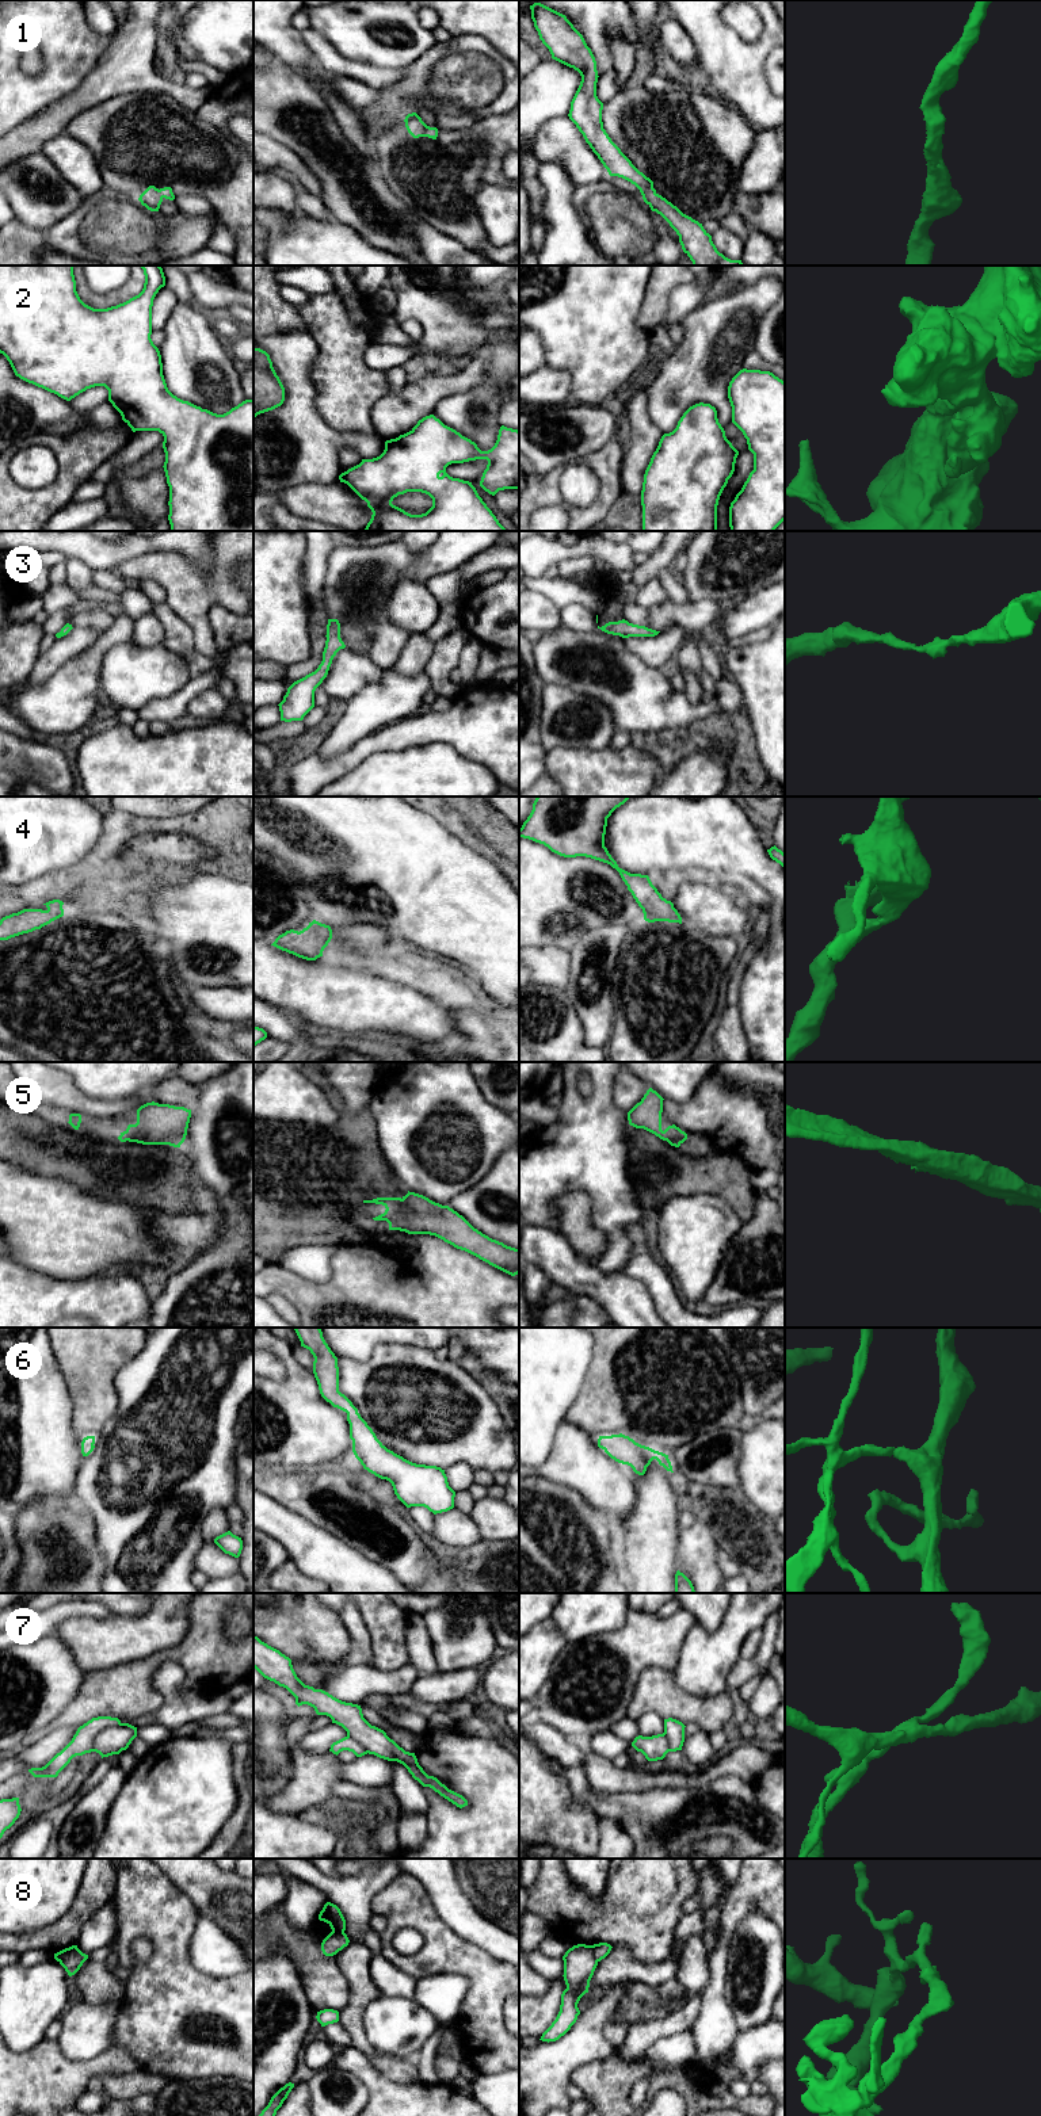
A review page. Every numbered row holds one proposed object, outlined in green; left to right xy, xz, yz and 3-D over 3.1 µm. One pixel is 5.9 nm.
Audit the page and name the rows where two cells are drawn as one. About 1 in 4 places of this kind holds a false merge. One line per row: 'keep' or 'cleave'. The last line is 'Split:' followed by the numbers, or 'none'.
1: keep
2: keep
3: keep
4: keep
5: keep
6: keep
7: cleave
8: cleave
Split: 7, 8

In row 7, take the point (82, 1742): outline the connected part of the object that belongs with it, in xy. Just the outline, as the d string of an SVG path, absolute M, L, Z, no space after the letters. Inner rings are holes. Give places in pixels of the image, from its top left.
M92 1718L77 1729L72 1741L60 1753L57 1753L45 1766L31 1768L28 1769L28 1772L34 1777L57 1777L58 1773L70 1762L73 1757L92 1752L94 1741L100 1731L118 1724L121 1724L121 1720L118 1718Z

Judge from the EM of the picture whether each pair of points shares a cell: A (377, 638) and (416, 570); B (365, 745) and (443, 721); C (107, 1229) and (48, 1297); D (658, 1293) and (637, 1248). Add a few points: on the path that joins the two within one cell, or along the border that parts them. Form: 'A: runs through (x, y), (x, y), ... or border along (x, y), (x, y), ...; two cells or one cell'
A: runs through (377, 617), (377, 591), (395, 573); one cell
B: runs through (384, 740), (424, 729); one cell
C: border along (33, 1271), (65, 1279), (95, 1276); two cells
D: runs through (658, 1282), (641, 1264), (641, 1259); one cell

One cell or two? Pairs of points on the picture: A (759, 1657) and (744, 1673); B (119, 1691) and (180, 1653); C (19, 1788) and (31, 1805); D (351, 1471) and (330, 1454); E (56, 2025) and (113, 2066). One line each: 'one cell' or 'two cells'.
A: one cell
B: one cell
C: one cell
D: two cells
E: two cells

